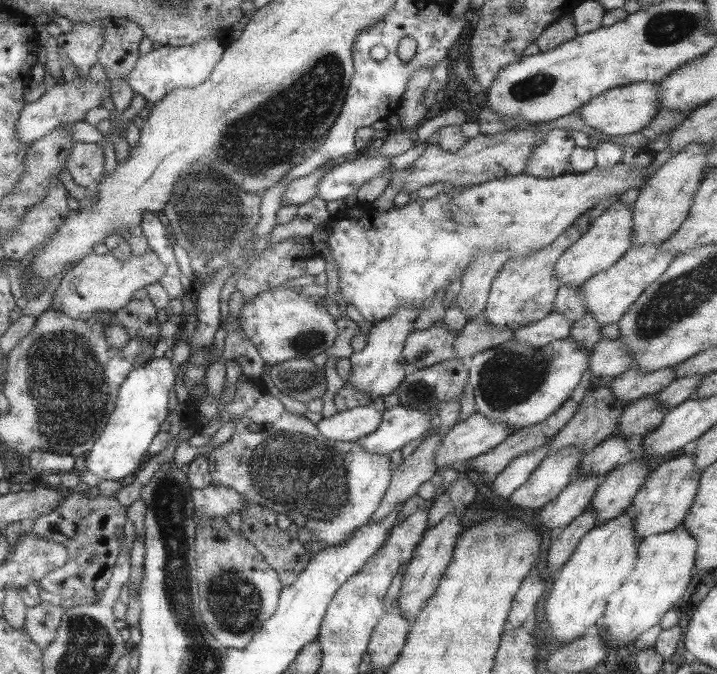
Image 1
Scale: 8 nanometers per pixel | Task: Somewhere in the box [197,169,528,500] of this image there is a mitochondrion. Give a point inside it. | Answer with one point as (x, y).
(294, 380)

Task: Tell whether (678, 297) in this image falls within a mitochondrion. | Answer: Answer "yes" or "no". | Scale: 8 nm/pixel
yes

